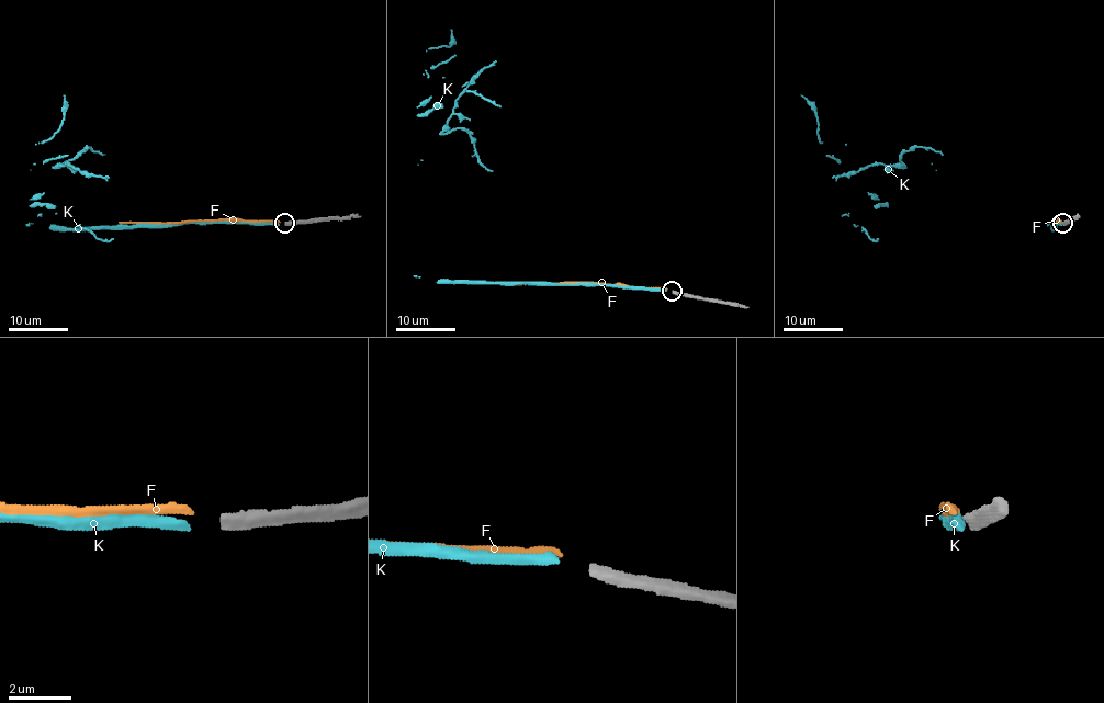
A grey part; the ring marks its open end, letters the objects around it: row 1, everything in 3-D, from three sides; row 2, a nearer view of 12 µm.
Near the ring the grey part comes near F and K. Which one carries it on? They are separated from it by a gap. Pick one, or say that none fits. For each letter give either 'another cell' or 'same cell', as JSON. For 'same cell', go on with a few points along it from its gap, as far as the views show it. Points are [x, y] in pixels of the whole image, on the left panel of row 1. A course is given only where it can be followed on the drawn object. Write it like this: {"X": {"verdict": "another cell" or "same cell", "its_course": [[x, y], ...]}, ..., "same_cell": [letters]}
{"F": {"verdict": "another cell"}, "K": {"verdict": "same cell", "its_course": [[279, 223], [97, 227], [103, 156], [88, 146], [59, 165], [80, 172], [43, 144], [59, 128], [64, 95]]}, "same_cell": ["K"]}

